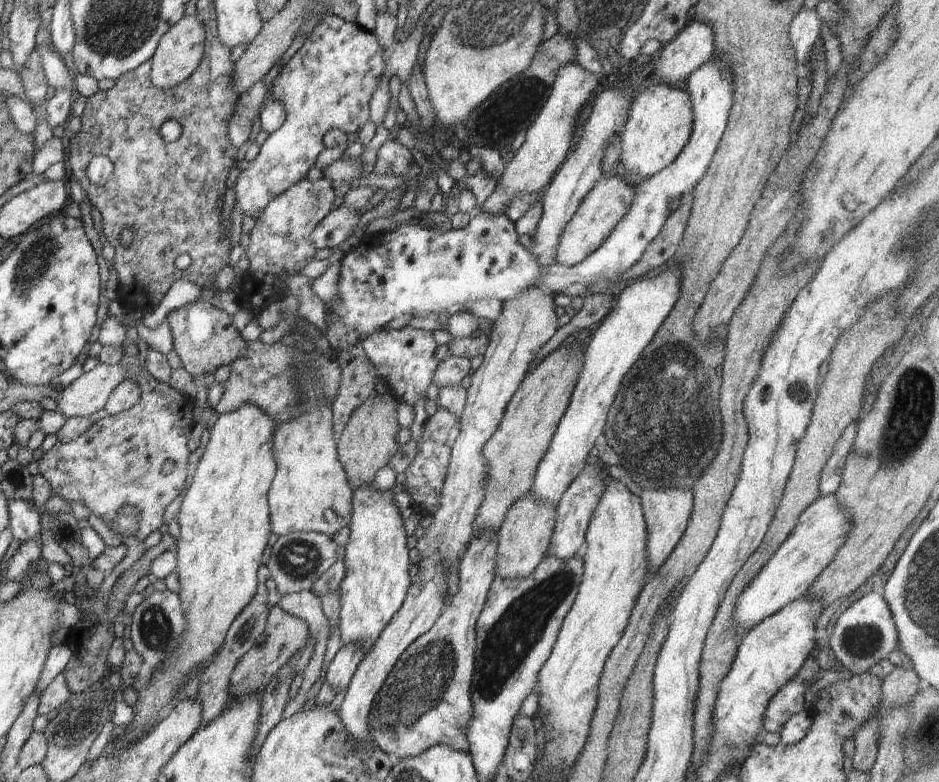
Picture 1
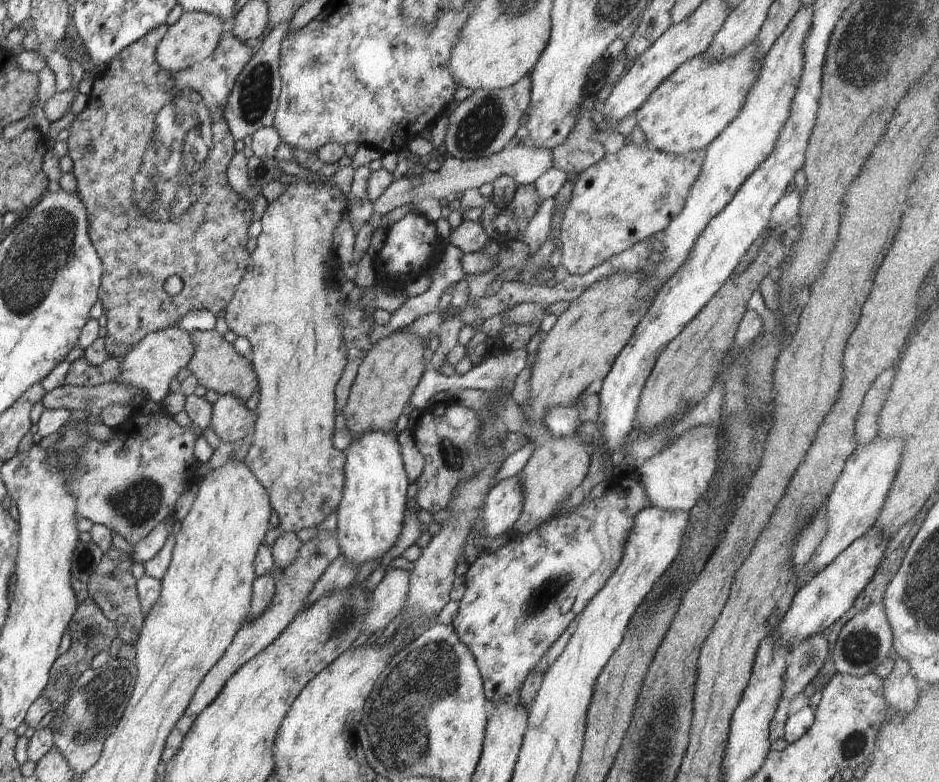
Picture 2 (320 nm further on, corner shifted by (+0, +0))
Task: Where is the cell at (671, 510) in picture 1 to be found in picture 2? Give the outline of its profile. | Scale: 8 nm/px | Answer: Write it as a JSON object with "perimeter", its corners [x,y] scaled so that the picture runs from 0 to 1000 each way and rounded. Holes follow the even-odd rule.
{"perimeter":[[[763,542],[743,543],[726,554],[715,569],[687,588],[678,600],[693,647],[732,656],[748,636],[763,609],[767,588],[767,546]]]}

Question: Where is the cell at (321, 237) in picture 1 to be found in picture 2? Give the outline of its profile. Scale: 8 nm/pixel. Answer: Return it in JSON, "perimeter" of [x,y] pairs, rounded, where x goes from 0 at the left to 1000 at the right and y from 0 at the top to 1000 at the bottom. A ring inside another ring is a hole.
{"perimeter":[[[547,182],[537,188],[530,197],[496,206],[471,198],[468,217],[458,219],[452,215],[446,224],[440,226],[430,224],[424,228],[424,230],[419,231],[405,253],[396,258],[396,266],[397,271],[400,270],[403,274],[413,274],[420,266],[426,266],[426,263],[437,260],[445,260],[453,253],[469,256],[469,253],[473,253],[477,248],[483,248],[483,246],[510,242],[514,235],[524,234],[535,223],[541,223],[554,237],[563,237],[568,235],[577,221],[580,221],[588,212],[589,197],[586,191],[572,188],[561,182]]]}

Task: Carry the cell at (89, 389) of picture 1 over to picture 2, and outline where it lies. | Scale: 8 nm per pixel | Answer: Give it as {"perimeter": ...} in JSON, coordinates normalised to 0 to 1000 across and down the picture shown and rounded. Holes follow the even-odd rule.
{"perimeter":[[[181,418],[171,423],[157,427],[146,441],[130,455],[129,480],[124,486],[153,499],[157,509],[164,514],[174,515],[176,508],[181,503],[180,491],[183,483],[199,468],[208,453],[208,440],[200,423],[190,418]]]}

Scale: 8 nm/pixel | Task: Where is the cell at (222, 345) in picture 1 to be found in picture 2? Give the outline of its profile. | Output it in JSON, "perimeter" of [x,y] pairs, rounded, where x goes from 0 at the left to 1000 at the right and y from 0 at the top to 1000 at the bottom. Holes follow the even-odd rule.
{"perimeter":[[[204,423],[203,431],[208,440],[208,453],[204,454],[199,471],[202,472],[212,488],[220,499],[229,499],[234,505],[249,505],[259,515],[274,499],[275,487],[265,457],[251,451],[249,441],[243,439],[232,423]]]}

